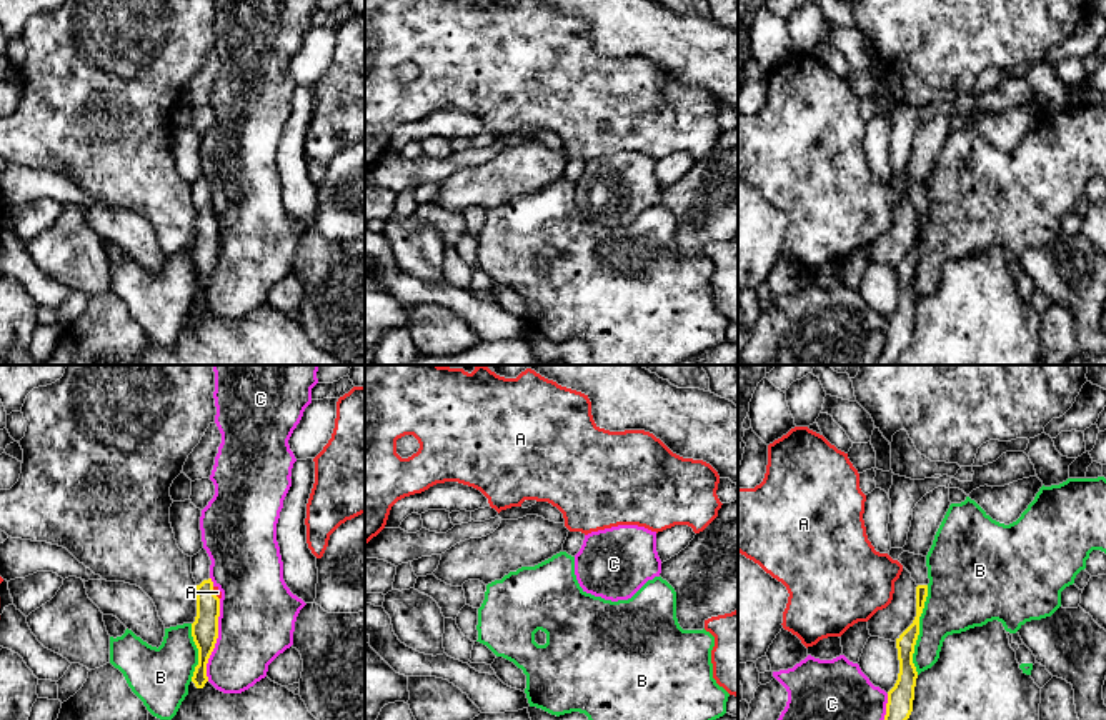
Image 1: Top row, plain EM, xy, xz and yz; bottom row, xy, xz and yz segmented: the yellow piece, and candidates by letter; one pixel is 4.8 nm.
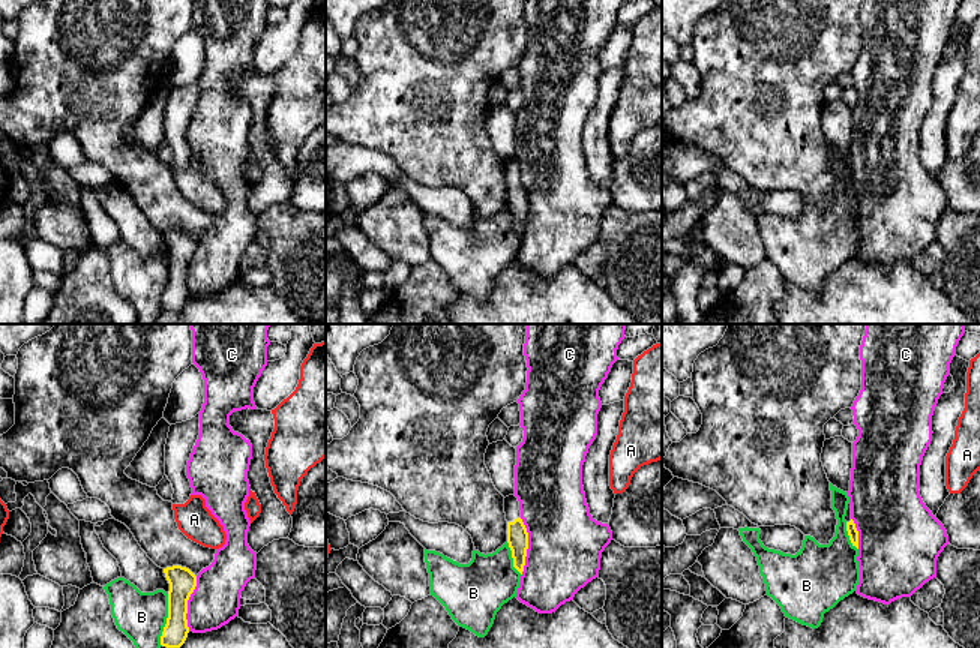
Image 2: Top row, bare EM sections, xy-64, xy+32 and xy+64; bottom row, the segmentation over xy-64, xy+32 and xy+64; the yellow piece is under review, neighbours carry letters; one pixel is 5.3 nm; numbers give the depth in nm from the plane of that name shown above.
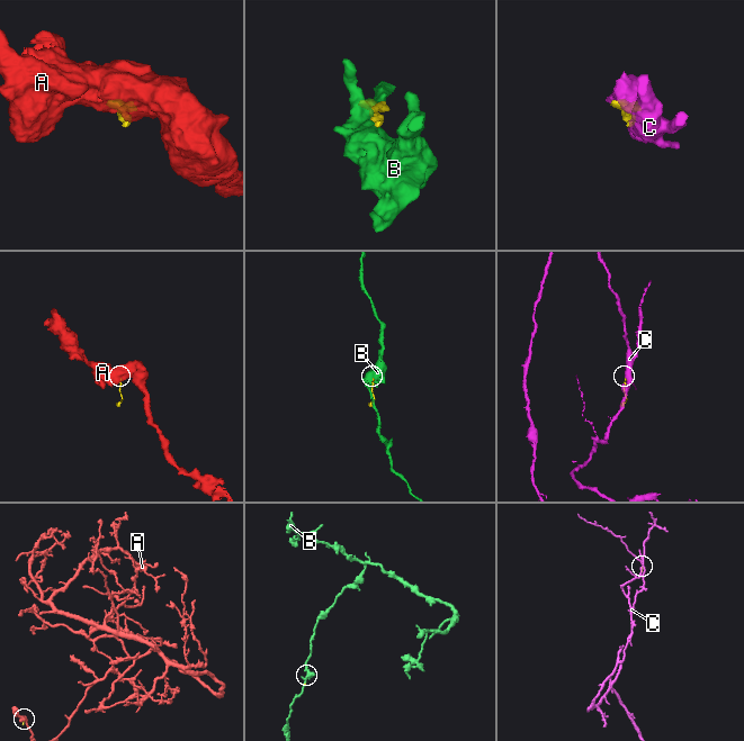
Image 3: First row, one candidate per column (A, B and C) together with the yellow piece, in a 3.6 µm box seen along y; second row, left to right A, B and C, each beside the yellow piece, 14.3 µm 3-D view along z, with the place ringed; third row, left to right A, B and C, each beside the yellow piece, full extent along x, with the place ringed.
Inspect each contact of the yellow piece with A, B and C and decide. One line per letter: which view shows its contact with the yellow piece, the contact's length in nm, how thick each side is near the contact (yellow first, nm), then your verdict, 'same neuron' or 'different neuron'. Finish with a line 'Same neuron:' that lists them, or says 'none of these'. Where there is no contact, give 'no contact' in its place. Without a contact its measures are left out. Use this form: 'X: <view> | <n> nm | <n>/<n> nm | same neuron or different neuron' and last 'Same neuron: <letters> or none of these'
A: xy | 70 nm | 130/30 nm | different neuron
B: yz | 440 nm | 100/300 nm | different neuron
C: xy | 400 nm | 130/360 nm | different neuron
Same neuron: none of these

